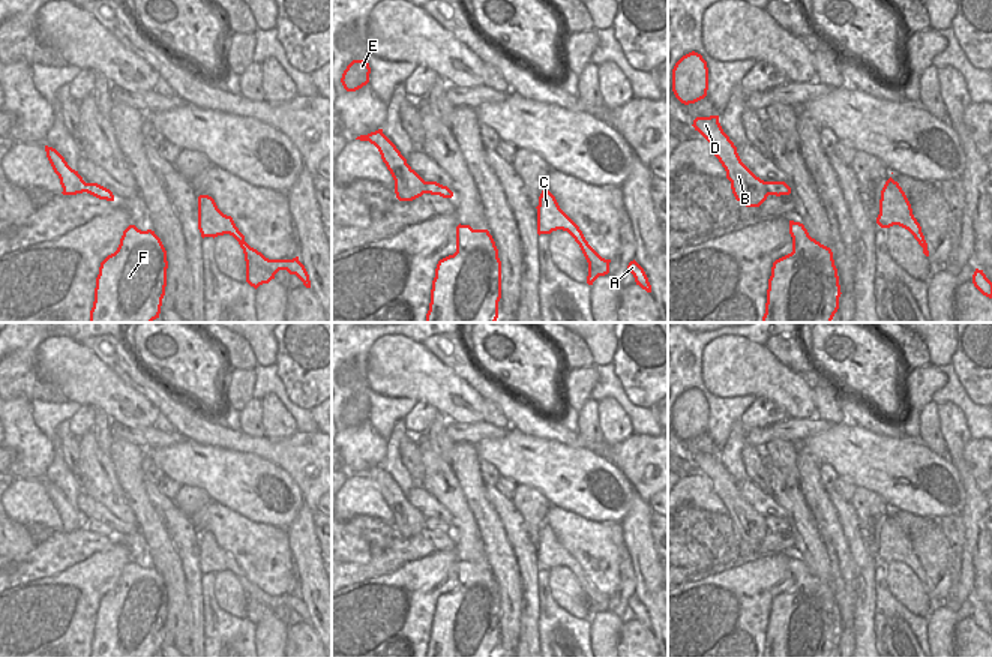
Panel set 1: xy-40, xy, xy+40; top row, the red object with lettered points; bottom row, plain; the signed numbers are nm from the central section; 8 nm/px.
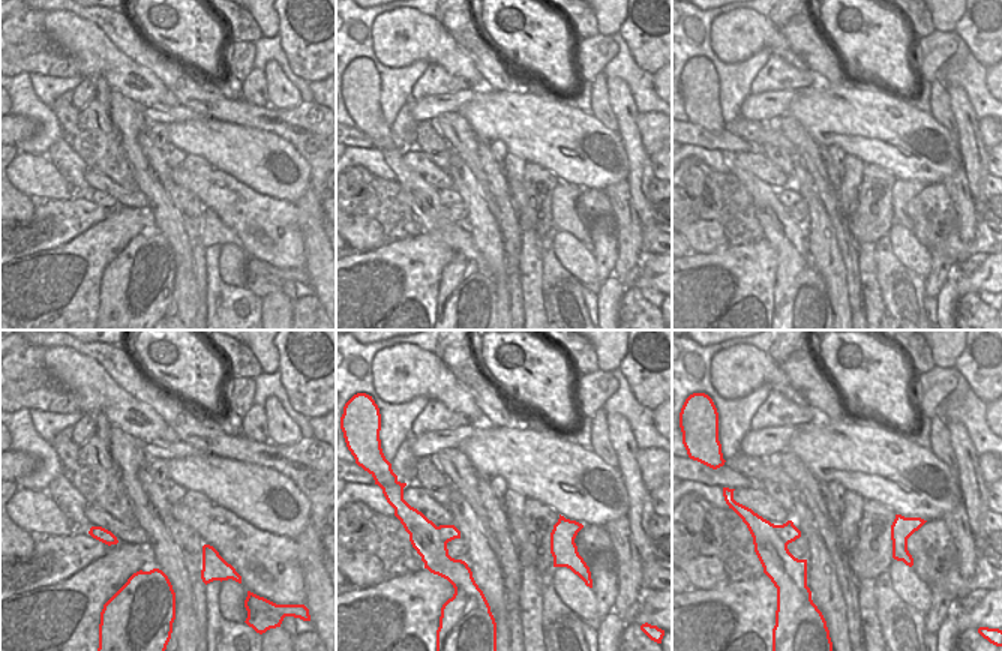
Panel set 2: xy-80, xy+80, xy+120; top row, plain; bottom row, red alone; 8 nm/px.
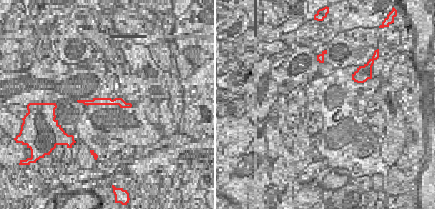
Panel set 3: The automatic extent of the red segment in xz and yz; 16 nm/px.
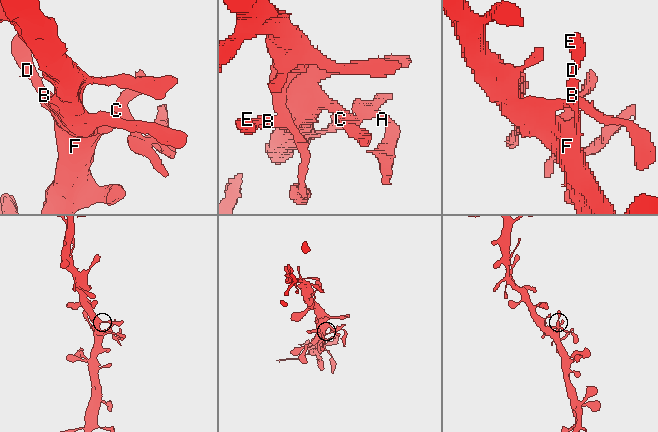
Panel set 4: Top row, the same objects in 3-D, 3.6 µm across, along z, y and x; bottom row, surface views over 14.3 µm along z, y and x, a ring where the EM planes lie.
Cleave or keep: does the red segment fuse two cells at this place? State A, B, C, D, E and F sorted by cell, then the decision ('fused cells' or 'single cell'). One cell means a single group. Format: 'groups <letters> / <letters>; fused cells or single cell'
groups A B C D E F; single cell

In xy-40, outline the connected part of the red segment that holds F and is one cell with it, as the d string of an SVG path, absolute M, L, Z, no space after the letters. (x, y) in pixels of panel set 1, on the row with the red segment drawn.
M129 225L117 250L99 267L90 322L152 322L159 318L167 286L167 250L155 231Z

